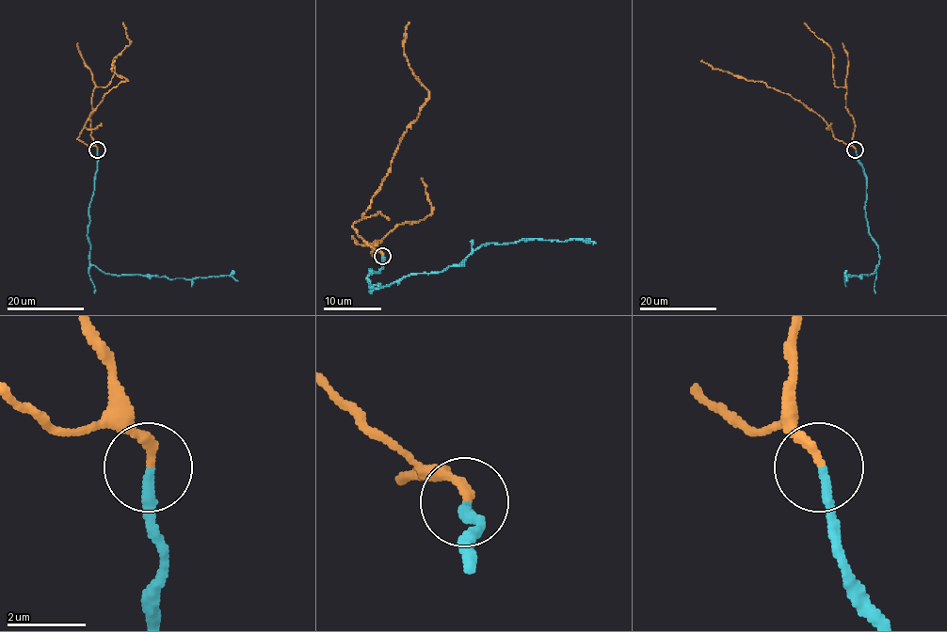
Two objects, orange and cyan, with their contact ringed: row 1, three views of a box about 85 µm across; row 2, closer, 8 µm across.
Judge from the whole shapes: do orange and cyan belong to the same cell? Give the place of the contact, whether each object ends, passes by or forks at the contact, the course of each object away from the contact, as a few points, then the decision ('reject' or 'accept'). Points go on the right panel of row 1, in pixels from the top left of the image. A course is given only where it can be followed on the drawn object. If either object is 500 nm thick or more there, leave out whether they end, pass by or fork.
place (855, 150); orange ends; cyan ends; course orange (856, 150), (834, 137), (827, 124), (802, 102), (762, 82), (746, 80), (714, 70), (700, 60); course cyan (856, 150), (866, 178), (865, 217), (879, 262), (868, 275), (843, 275), (847, 281); accept

